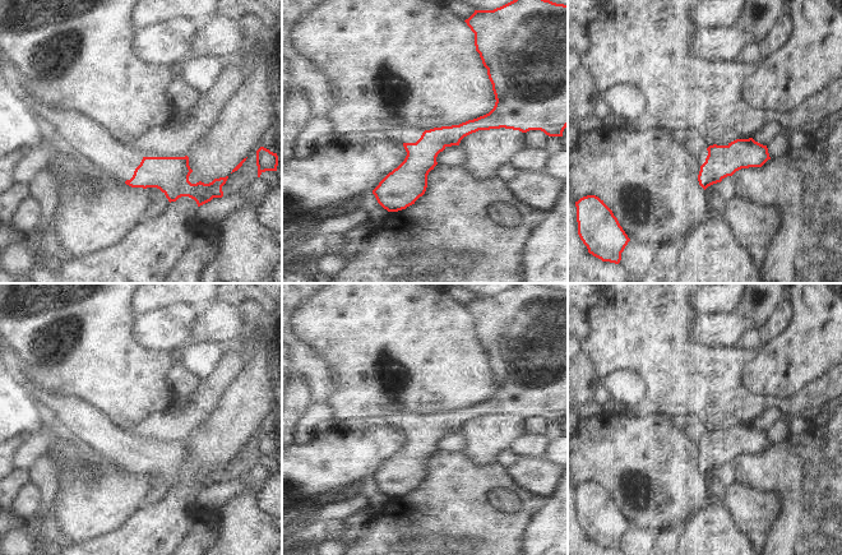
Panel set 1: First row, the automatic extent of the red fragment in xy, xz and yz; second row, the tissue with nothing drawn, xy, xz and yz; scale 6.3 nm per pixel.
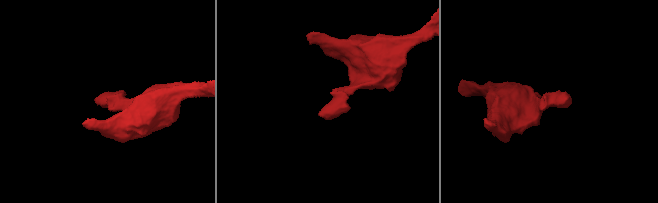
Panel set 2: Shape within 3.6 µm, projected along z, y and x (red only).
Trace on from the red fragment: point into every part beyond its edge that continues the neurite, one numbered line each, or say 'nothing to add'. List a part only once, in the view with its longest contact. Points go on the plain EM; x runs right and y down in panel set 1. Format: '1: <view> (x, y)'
1: xy (91, 428)

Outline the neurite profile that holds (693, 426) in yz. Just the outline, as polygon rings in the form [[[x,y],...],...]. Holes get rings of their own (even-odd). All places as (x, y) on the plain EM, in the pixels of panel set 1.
[[[695,415],[688,417],[675,416],[675,422],[680,427],[683,427],[688,434],[688,438],[698,445],[700,444],[702,439],[708,434],[703,422]]]

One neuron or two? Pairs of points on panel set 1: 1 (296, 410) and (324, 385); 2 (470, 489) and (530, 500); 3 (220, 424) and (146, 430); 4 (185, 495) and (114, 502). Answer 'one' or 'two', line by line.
1: two
2: one
3: two
4: two

